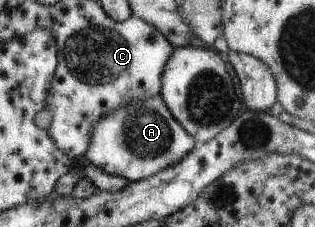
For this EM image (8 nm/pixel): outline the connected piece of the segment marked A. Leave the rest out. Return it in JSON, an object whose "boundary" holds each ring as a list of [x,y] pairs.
{"boundary":[[[160,94],[142,97],[138,101],[132,99],[126,105],[120,105],[96,121],[88,133],[88,147],[81,155],[82,159],[108,175],[129,182],[146,179],[166,167],[176,165],[196,144],[172,117]]]}

